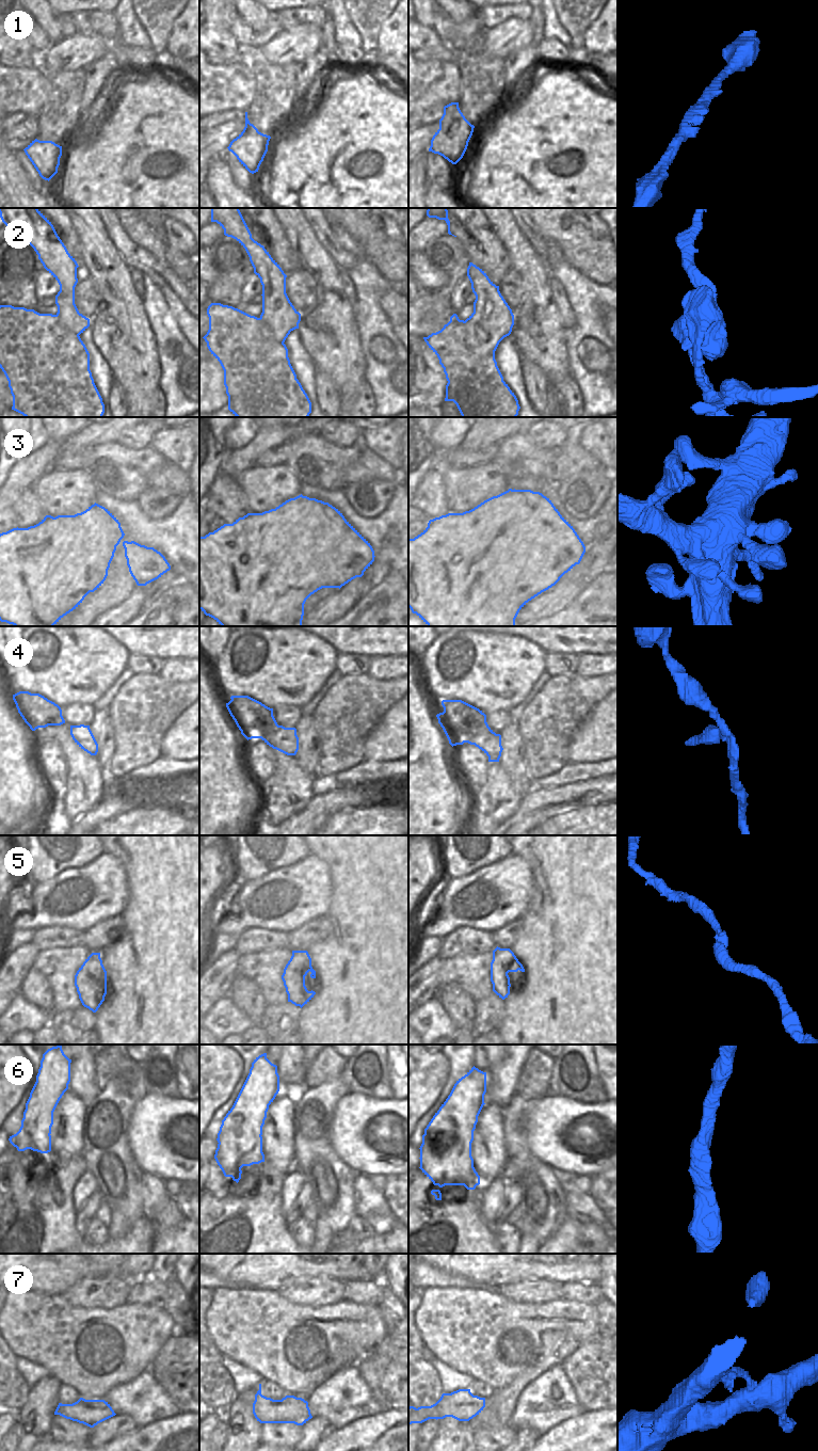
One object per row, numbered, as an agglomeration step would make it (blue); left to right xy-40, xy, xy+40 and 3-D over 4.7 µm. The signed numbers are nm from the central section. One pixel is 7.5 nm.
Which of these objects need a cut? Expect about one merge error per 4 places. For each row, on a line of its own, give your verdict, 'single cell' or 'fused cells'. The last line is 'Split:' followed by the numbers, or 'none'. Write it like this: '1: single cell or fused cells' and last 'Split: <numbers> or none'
1: single cell
2: fused cells
3: single cell
4: single cell
5: single cell
6: single cell
7: single cell
Split: 2

